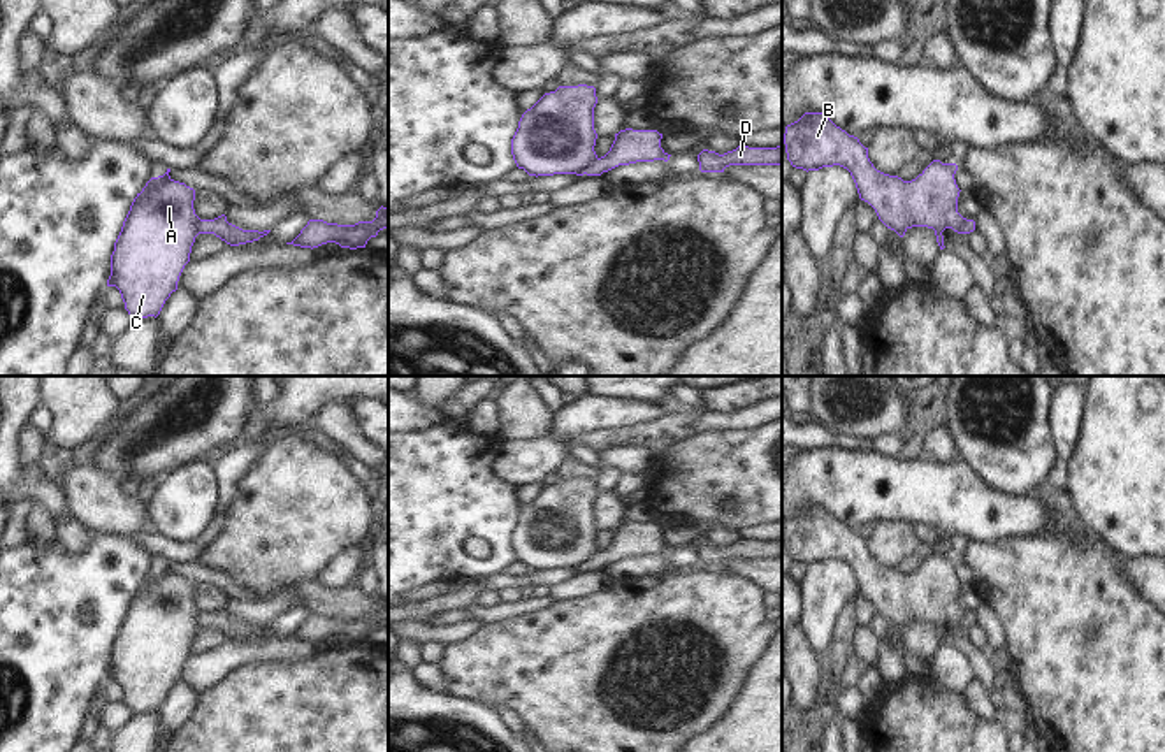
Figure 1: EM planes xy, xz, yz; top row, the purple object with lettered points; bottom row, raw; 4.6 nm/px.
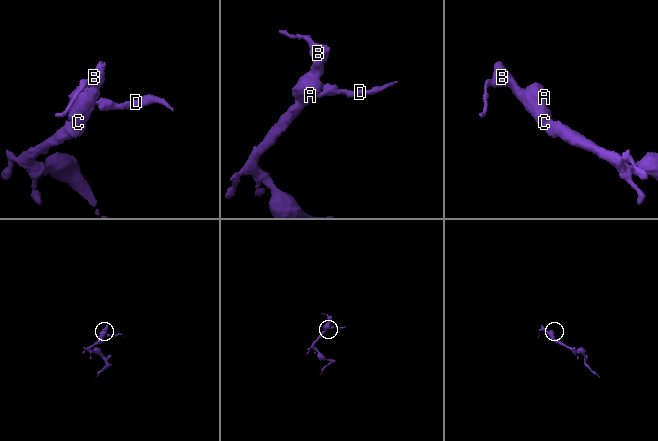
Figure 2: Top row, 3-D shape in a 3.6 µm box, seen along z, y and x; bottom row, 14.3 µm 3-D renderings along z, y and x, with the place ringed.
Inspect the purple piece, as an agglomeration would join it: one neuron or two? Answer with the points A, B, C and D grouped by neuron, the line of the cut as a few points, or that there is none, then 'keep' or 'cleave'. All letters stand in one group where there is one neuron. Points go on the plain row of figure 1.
A B C / D | xz (596, 550), (584, 566) | cleave

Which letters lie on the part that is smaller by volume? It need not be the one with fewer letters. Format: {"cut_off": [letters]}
{"cut_off": ["D"]}

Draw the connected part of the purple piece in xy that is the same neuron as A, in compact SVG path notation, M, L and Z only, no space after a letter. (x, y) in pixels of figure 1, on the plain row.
M169 569L151 571L134 592L111 648L107 680L116 680L132 713L158 710L177 683L179 669L190 655L192 640L202 615L193 603L195 583Z

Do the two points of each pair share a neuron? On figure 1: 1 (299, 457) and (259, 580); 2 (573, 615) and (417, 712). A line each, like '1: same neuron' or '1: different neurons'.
1: same neuron
2: different neurons

